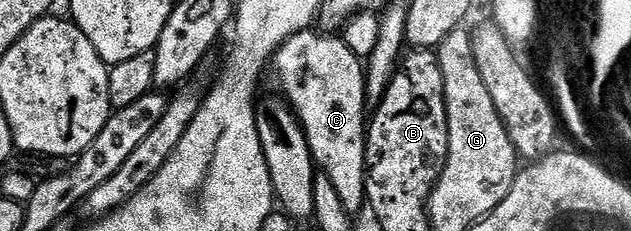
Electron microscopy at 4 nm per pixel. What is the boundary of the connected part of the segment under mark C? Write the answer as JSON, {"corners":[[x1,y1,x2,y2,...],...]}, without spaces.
{"corners":[[308,31,284,42,273,56,274,65,275,77,283,88,282,96,303,130,311,160,321,170,330,192,336,193,339,185,332,185,335,177,327,177,331,174,331,161,347,161,343,153,355,153,355,149,367,153,365,117,363,121,367,102,364,62,349,51,342,36]]}

